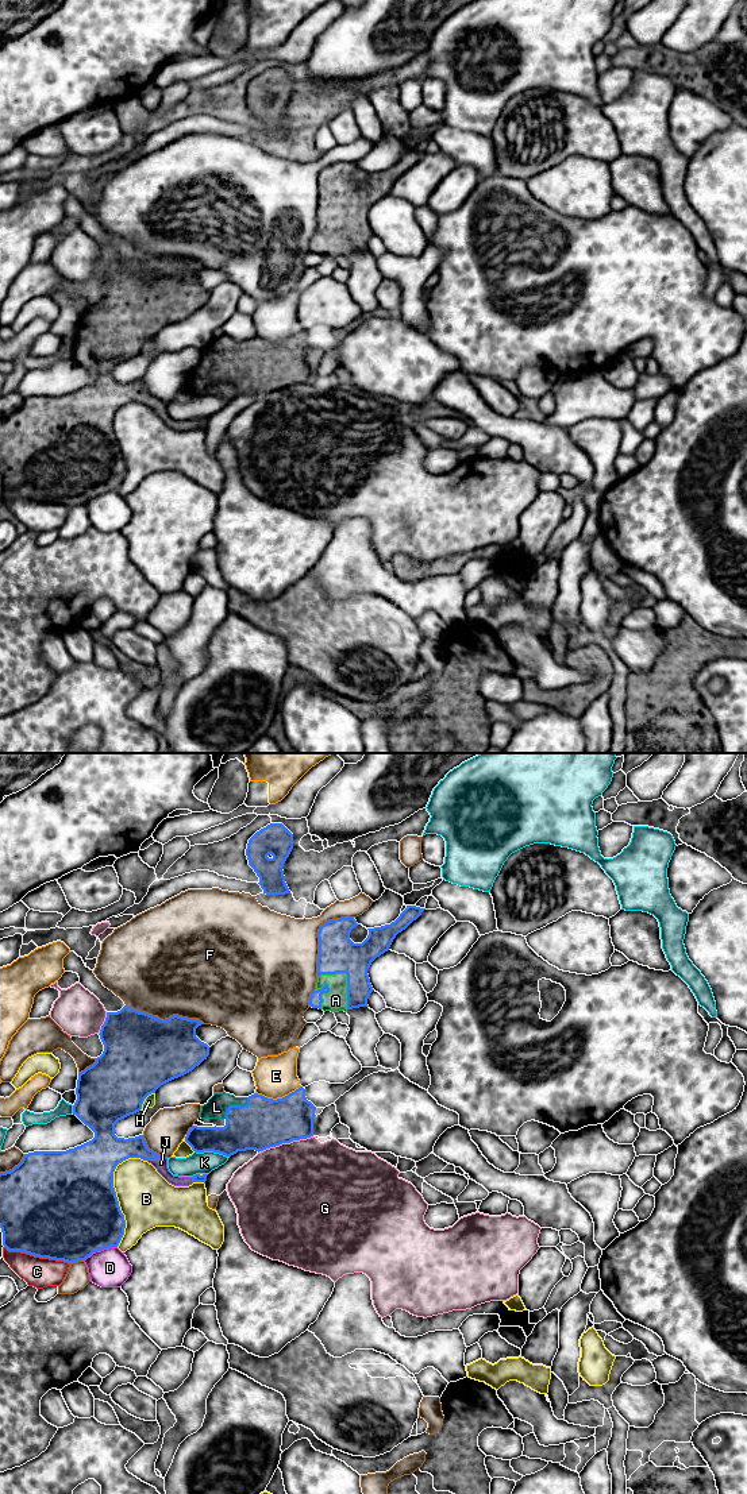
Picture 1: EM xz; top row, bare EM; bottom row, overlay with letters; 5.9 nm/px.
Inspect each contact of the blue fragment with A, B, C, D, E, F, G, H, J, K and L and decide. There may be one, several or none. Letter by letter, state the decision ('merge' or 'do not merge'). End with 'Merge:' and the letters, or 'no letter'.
A: merge
B: do not merge
C: do not merge
D: do not merge
E: do not merge
F: do not merge
G: do not merge
H: do not merge
J: merge
K: do not merge
L: merge
Merge: A, J, L

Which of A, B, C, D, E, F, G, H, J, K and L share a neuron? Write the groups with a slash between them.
A J L / B / C / D / E / F / G / H / K

